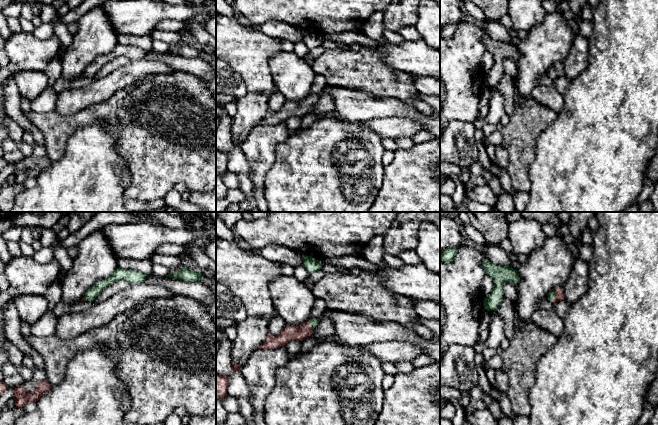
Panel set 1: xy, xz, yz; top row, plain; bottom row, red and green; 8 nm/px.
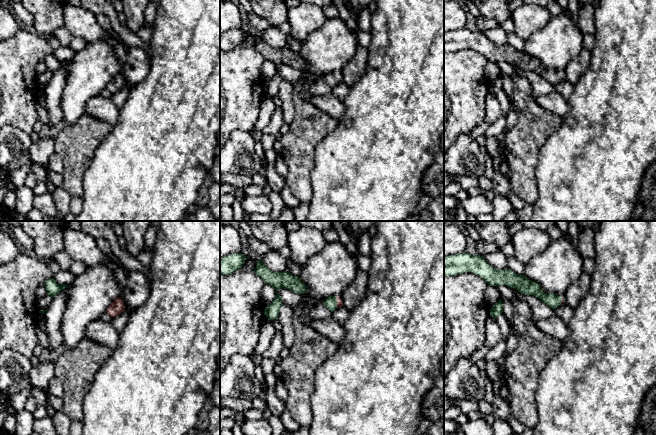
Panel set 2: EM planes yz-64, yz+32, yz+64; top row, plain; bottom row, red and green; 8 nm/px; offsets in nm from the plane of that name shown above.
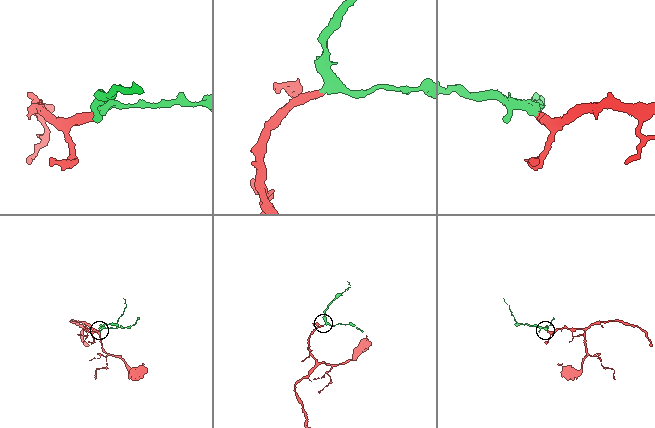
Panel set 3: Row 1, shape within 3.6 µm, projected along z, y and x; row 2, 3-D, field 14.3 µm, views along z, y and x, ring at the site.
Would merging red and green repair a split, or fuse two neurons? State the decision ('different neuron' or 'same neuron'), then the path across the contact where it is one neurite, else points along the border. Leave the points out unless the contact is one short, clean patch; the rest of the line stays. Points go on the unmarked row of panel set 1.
same neuron | across yz (559, 72), (555, 72), (552, 70)

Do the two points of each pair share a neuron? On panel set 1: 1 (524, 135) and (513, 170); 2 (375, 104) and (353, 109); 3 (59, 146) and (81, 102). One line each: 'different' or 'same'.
1: same
2: same
3: different

